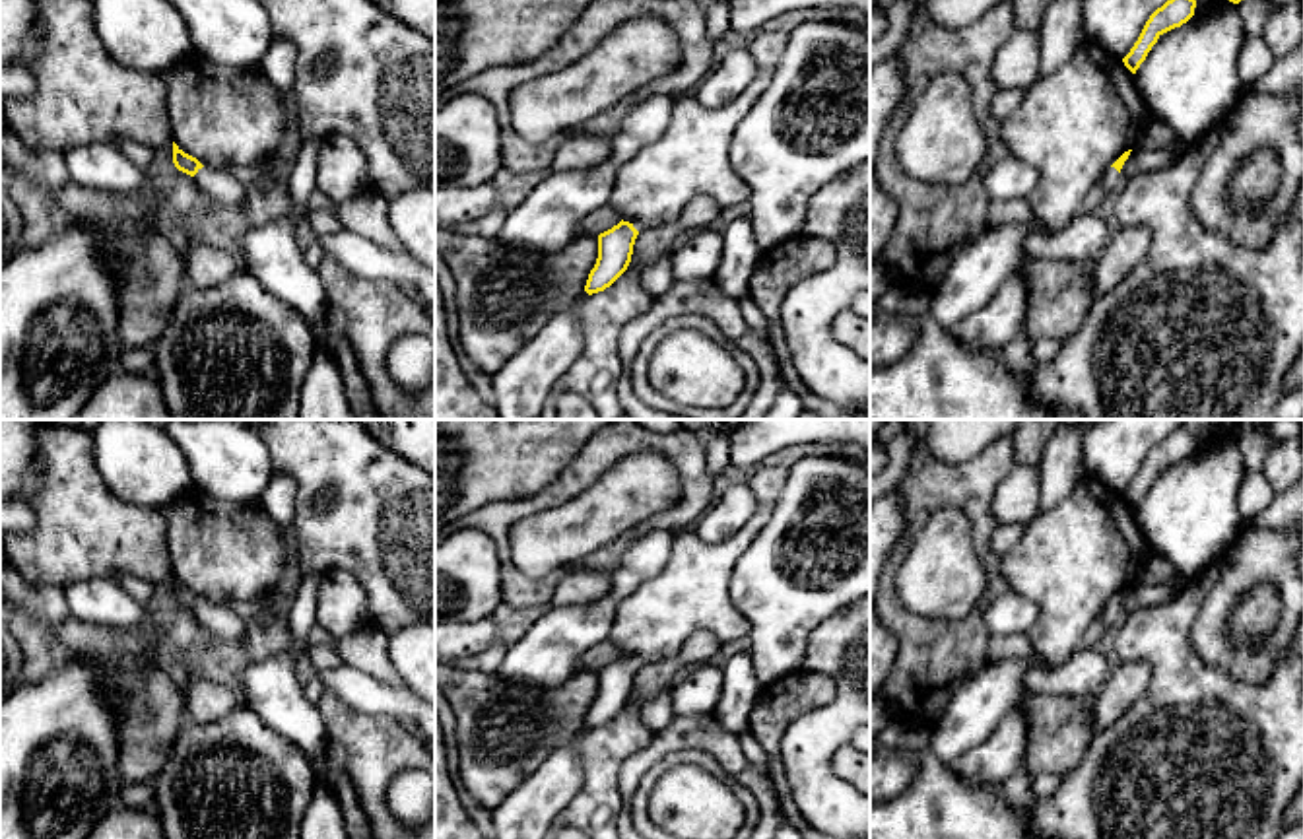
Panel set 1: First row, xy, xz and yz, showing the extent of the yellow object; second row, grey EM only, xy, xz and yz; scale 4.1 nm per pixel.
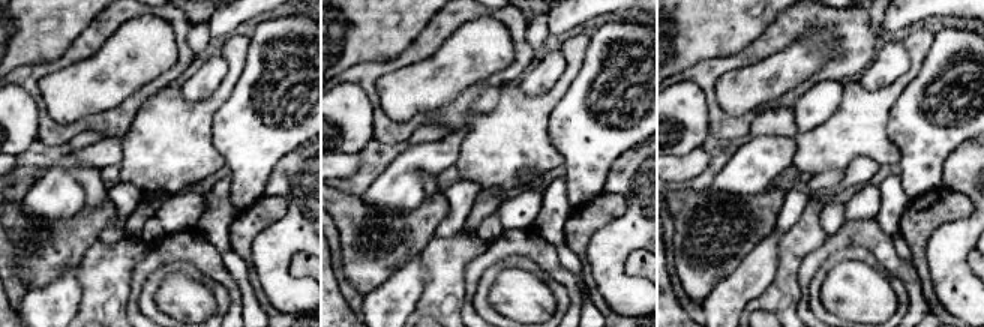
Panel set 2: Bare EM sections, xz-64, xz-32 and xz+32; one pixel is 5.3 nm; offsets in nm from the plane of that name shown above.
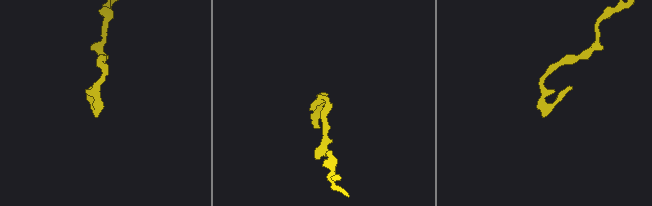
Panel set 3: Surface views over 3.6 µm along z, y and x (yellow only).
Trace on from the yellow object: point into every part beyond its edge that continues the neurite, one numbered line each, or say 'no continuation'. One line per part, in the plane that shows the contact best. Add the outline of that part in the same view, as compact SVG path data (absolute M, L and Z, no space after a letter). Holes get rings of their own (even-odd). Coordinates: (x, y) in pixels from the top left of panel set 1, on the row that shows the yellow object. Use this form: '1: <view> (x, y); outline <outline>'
1: xy (222, 189); outline M202 167L194 181L216 208L237 206L243 200L245 185L223 169Z

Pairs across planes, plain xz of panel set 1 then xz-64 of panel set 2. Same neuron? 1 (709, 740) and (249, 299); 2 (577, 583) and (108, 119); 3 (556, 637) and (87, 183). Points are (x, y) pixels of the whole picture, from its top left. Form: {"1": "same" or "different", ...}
{"1": "different", "2": "different", "3": "different"}

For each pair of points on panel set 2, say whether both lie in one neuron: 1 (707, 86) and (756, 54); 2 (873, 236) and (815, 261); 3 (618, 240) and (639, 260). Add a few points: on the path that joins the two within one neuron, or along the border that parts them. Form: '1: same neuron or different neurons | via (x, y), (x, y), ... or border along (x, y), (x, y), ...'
1: same neuron | via (716, 72), (723, 65), (743, 59)
2: same neuron | via (858, 236), (846, 236), (830, 246)
3: different neurons | border along (641, 248), (627, 258), (626, 272), (630, 276)

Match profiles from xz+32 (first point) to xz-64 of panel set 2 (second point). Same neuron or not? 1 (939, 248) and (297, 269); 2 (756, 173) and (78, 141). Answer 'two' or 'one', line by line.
1: two
2: two

